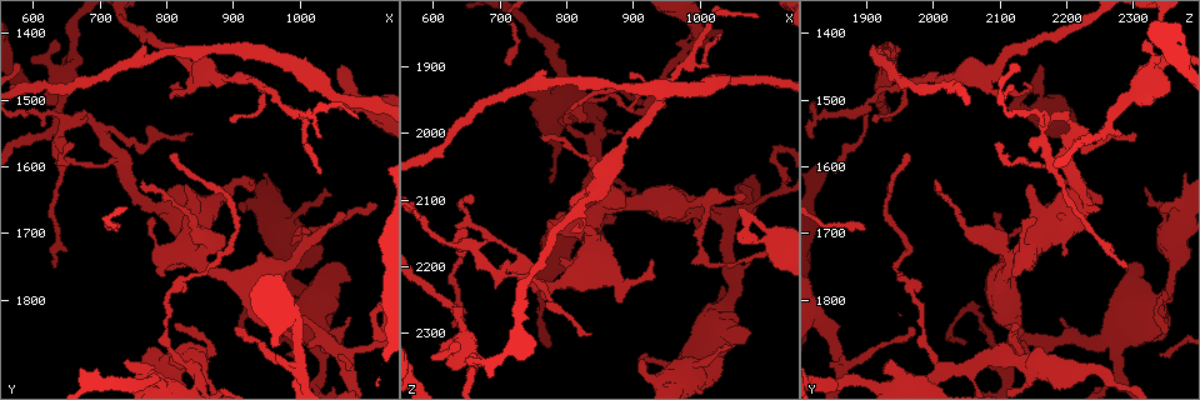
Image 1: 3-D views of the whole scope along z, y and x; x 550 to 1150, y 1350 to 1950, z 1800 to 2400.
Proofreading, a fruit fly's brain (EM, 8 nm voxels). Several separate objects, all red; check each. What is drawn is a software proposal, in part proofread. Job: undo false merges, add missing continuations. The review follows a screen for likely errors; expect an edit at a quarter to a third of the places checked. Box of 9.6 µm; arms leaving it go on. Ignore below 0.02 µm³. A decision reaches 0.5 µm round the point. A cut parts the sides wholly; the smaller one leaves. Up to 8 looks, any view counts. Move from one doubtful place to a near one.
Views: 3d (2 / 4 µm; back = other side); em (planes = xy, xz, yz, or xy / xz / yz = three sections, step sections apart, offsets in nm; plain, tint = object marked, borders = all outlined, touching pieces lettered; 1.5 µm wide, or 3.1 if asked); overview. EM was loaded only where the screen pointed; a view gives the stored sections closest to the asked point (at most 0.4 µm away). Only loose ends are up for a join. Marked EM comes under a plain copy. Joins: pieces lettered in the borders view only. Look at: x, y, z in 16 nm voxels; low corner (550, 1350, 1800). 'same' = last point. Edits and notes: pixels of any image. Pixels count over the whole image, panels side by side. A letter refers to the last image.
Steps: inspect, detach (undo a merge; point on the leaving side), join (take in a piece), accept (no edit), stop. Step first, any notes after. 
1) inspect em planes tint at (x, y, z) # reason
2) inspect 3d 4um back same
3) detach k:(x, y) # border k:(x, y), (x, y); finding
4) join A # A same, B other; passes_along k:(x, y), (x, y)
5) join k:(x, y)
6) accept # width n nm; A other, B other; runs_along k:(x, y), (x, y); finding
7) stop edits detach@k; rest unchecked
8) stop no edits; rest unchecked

inspect 3d 2um at (895, 1525, 1910) # thin end

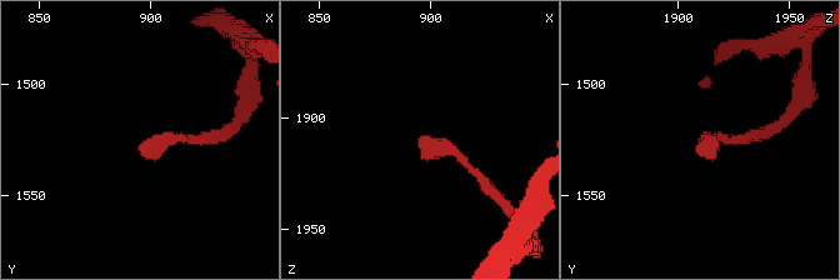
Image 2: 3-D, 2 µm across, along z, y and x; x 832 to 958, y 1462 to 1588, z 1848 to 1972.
inspect em xz step 4 tint at (894, 1529, 1912)

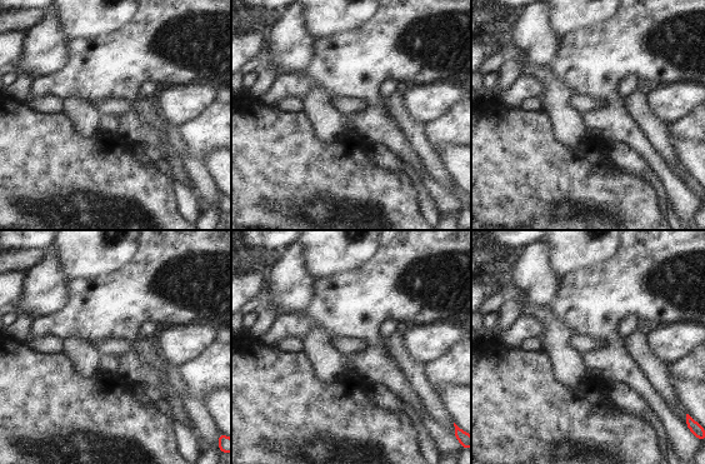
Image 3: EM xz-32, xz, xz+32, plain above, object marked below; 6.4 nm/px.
inspect em planes borders same # cut it another way

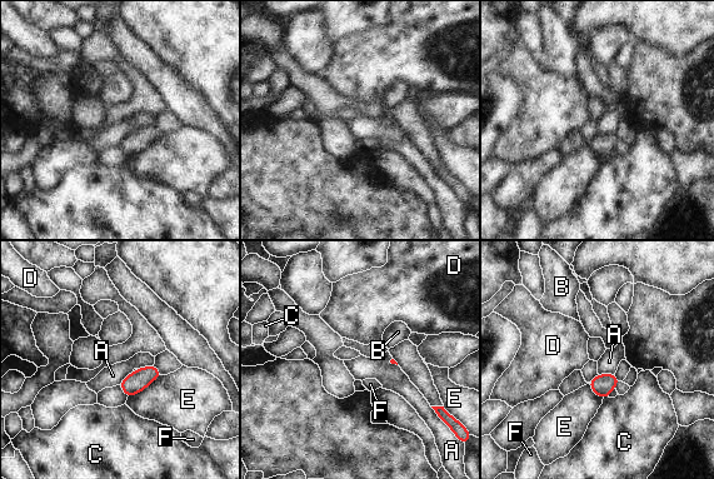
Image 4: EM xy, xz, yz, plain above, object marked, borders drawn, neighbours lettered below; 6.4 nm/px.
accept # A other, B other, C other, D other, E other, F other; border 4:(598, 373), (614, 374); no lettered piece goes on from it

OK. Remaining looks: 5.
inspect em yz step 4 borders at (1060, 1515, 2115) # free end

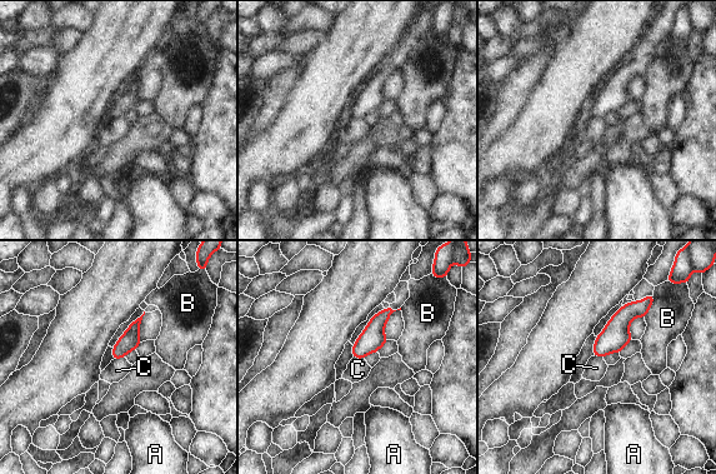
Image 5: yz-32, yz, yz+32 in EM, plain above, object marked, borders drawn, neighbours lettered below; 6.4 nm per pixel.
accept # width 120 nm; A other, B other, C other; border 5:(124, 357), (113, 360); none of them fits

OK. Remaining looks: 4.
inspect em xz step 8 tint at (930, 1620, 2185) # free end

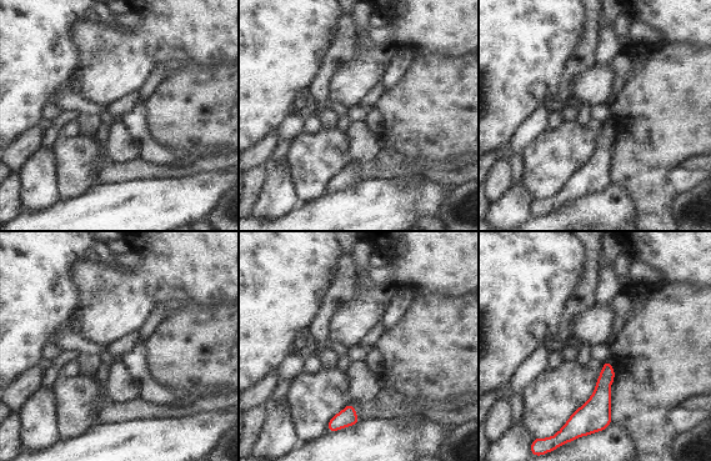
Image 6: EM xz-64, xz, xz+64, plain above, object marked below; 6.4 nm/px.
inspect em planes borders same # cut it another way

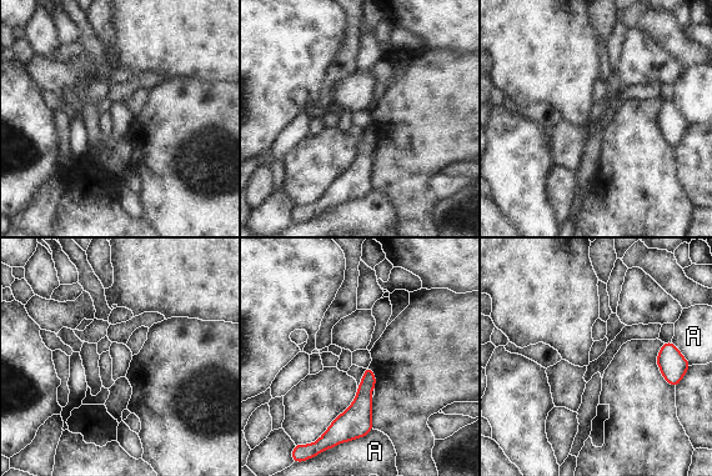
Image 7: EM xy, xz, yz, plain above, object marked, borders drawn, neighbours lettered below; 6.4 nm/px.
accept # A other; border 7:(372, 429), (365, 435), (347, 441); no lettered piece goes on from it

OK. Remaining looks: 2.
stop no edits; rest unchecked

